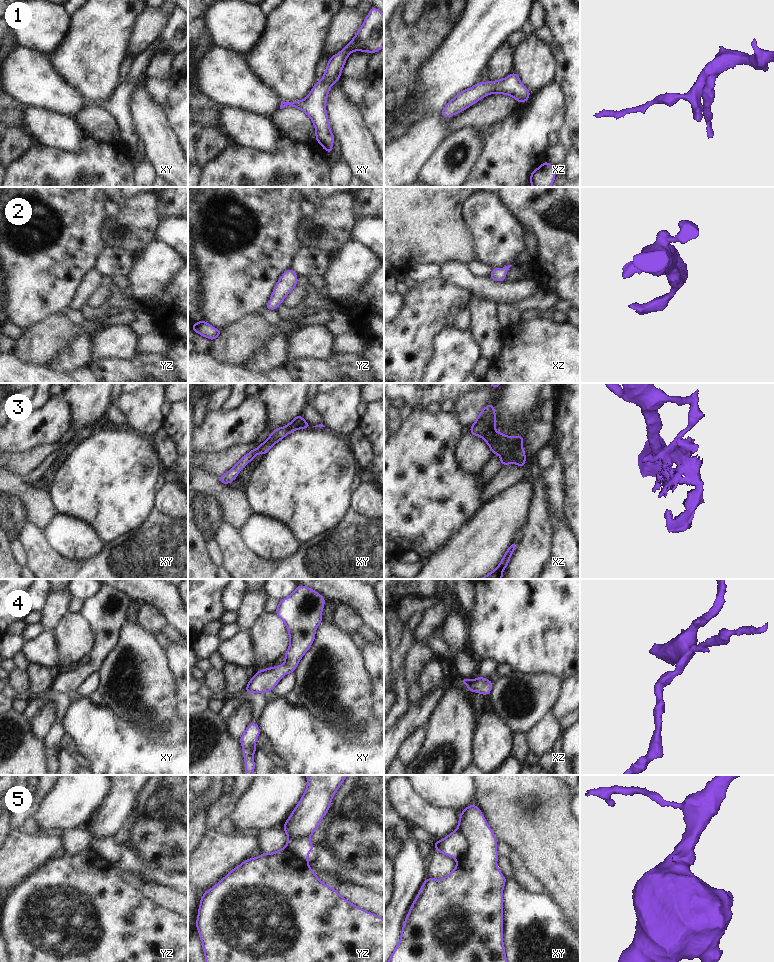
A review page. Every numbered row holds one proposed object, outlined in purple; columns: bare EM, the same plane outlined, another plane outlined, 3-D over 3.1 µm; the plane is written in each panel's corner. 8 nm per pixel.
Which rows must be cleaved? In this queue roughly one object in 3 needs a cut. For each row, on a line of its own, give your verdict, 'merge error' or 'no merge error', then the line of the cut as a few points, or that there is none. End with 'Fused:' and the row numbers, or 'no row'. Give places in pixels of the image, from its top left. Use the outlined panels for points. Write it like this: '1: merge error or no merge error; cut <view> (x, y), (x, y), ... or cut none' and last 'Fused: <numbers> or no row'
1: no merge error; cut none
2: no merge error; cut none
3: no merge error; cut none
4: no merge error; cut none
5: merge error; cut yz (309, 835), (298, 837), (293, 842), (294, 853), (299, 858)
Fused: 5

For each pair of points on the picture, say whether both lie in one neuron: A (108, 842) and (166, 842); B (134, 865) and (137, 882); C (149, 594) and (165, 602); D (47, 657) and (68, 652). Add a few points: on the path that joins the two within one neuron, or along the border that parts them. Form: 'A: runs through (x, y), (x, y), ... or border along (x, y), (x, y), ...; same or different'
A: border along (133, 851), (143, 859); different
B: border along (118, 870), (136, 873), (145, 882), (157, 884); different
C: runs through (153, 594), (157, 594), (161, 598); same
D: border along (52, 632), (58, 653), (57, 665); different

